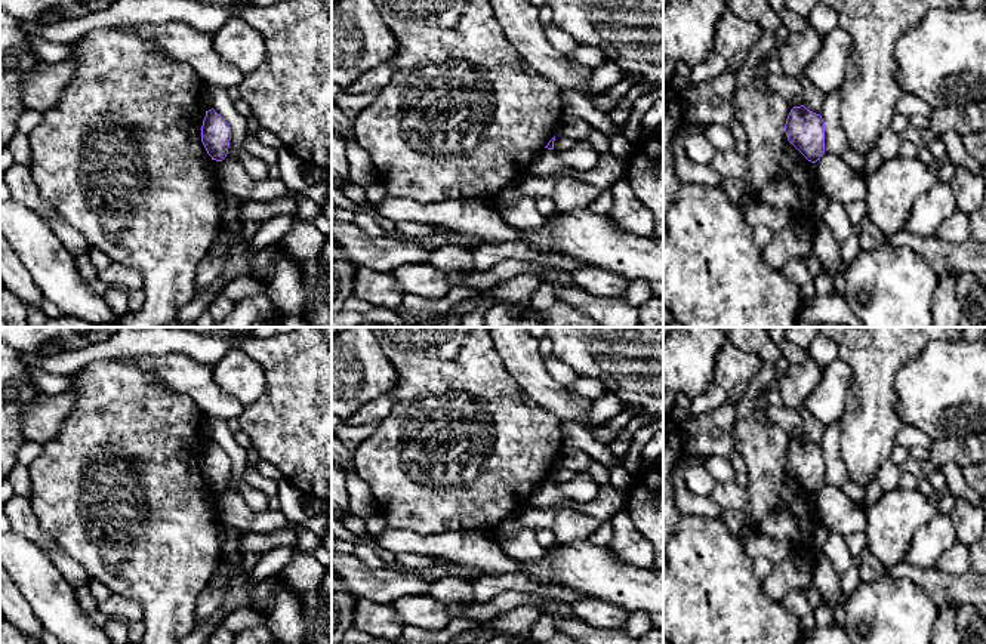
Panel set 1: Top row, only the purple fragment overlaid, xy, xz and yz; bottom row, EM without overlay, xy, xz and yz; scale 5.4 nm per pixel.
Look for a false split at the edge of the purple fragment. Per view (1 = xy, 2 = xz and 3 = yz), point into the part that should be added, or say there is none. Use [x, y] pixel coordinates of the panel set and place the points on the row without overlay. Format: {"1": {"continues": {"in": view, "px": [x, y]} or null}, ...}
{"1": {"continues": null}, "2": {"continues": null}, "3": {"continues": null}}

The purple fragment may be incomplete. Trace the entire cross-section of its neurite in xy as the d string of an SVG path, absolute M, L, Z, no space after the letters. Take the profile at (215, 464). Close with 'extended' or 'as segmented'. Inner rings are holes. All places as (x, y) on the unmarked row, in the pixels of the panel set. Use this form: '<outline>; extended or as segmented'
M213 440L206 443L201 457L201 474L212 492L222 493L229 480L231 459Z; as segmented

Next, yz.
M804 437L794 438L786 450L788 472L811 494L825 486L825 453Z; as segmented

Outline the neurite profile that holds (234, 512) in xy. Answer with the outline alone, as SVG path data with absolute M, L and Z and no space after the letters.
M225 489L218 506L221 524L235 527L246 533L271 533L275 530L286 530L298 524L290 521L281 509L268 509L265 512L253 512L240 492L235 489Z

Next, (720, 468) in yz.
M711 456L705 459L706 471L718 483L736 481L736 469L731 466L727 457Z

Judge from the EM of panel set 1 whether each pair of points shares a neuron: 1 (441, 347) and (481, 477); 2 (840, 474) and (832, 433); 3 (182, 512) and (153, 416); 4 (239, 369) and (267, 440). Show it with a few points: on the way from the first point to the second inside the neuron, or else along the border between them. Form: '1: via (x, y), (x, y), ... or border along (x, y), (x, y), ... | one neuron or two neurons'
1: via (474, 379), (480, 385), (480, 444) | one neuron
2: via (834, 464), (832, 443) | one neuron
3: via (159, 489), (153, 483), (153, 440) | one neuron
4: border along (261, 367), (265, 376), (265, 390), (245, 407) | two neurons

